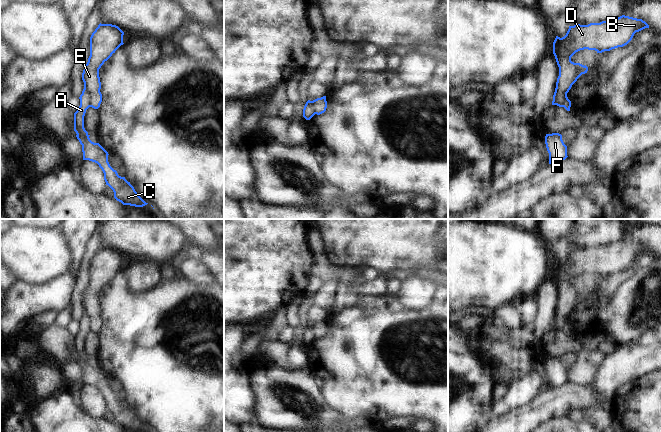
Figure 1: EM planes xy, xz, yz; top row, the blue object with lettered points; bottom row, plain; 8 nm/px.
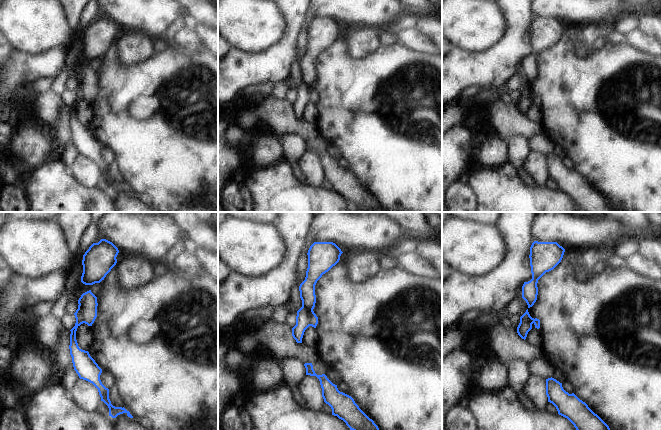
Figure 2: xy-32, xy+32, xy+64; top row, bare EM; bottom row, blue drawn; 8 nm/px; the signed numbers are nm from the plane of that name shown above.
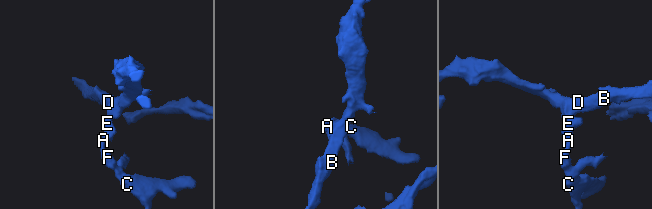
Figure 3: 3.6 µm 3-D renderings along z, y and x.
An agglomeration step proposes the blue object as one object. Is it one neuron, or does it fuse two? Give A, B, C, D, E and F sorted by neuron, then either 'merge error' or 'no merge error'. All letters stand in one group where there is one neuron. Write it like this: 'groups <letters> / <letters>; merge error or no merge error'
groups A C F / B D E; merge error

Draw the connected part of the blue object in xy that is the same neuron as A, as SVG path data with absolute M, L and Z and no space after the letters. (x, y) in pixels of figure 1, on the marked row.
M84 88L79 97L80 106L74 113L74 131L76 137L82 145L83 160L89 160L99 165L104 173L104 180L114 192L114 198L123 205L143 207L147 205L134 187L125 177L118 175L108 162L108 152L99 144L90 140L88 132L84 128L84 116L86 110L90 107L90 95Z

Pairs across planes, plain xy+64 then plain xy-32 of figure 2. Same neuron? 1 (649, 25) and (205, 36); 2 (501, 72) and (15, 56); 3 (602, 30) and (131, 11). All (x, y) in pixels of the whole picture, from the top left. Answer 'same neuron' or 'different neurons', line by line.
1: same neuron
2: same neuron
3: different neurons

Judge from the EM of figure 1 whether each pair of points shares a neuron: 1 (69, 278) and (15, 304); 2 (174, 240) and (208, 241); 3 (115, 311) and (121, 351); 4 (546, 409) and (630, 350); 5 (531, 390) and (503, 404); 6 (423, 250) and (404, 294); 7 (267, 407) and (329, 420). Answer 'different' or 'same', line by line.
1: same
2: different
3: same
4: same
5: same
6: different
7: same

